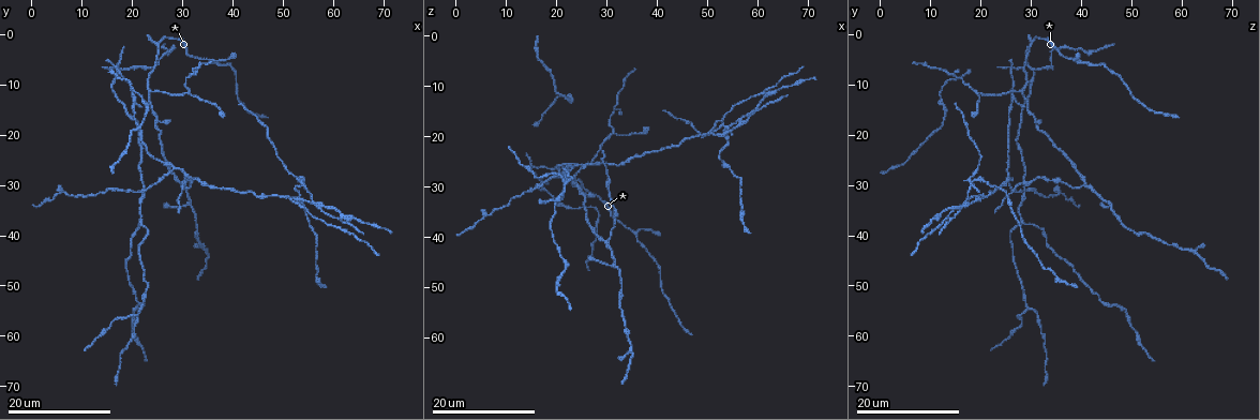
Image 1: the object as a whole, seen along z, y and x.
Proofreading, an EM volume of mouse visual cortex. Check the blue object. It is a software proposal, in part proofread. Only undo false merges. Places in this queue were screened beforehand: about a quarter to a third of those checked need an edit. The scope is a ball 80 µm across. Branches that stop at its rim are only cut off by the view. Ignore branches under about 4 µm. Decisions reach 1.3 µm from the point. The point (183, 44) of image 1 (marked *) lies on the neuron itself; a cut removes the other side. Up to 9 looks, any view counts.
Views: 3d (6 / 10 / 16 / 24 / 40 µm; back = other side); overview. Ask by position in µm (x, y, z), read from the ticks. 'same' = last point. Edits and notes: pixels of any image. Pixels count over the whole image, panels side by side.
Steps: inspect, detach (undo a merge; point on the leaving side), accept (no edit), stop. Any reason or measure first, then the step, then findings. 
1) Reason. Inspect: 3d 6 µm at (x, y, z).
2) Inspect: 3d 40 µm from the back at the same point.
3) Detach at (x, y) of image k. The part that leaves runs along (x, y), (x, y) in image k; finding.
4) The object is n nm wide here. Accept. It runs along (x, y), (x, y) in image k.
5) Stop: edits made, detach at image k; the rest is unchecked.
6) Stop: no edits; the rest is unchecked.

Arms part here. Inspect: 3d 24 µm at (23.0, 13.0, 29.5).

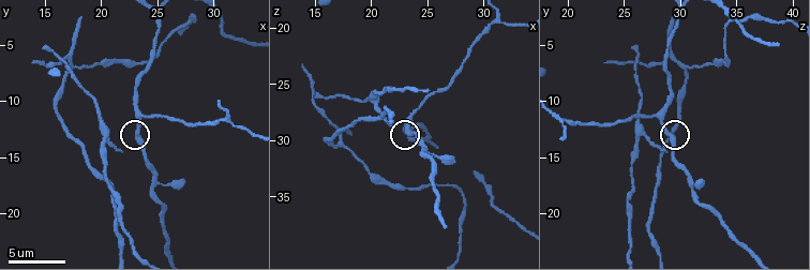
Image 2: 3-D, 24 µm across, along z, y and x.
Inspect: 3d 10 µm at (23.4, 13.6, 29.2).

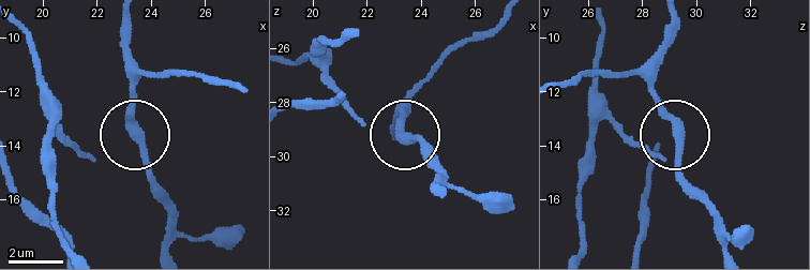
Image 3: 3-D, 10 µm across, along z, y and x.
Inspect: 3d 6 µm at (23.3, 13.5, 29.3).

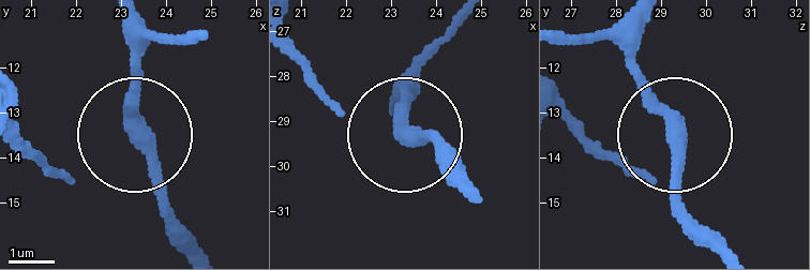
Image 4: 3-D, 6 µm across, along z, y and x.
Accept. It runs along (643, 28), (634, 74), (670, 132), (680, 231) in image 4; all the same neuron.

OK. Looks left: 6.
Three-way junction. Inspect: 3d 16 µm at (28.0, 27.0, 25.0).

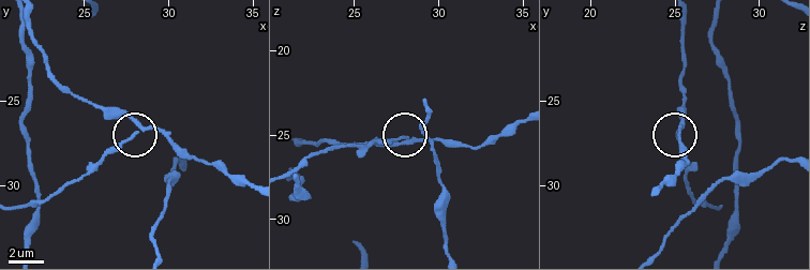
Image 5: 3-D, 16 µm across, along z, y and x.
Inspect: 3d 10 µm at (28.4, 26.7, 25.2).

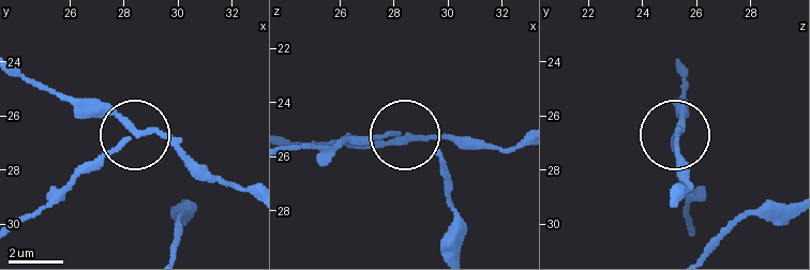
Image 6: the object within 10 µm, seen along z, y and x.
The side arm is 38 µm long. Detach at (95, 162) of image 6. The part that leaves runs along (122, 138), (20, 216) in image 6; two neurons meet here.

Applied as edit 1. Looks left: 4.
Side arm on a straight run. Inspect: 3d 24 µm at (21.5, 54.0, 29.5).

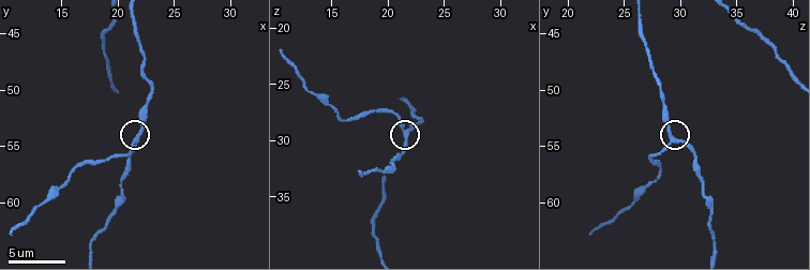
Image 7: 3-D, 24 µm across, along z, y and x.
Inspect: 3d 10 µm at (21.8, 54.4, 29.6).

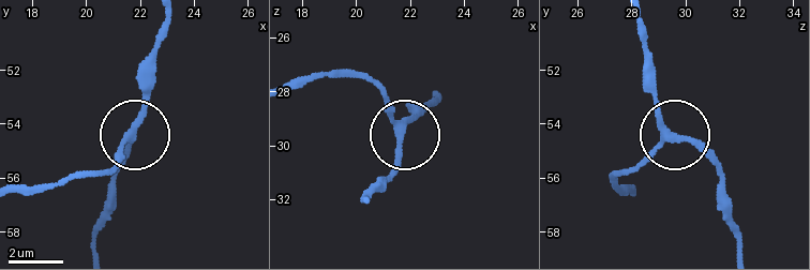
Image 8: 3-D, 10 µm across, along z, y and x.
The object is 230 nm wide here. Accept. It runs along (435, 95), (405, 125), (375, 84) in image 8; all the same neuron.

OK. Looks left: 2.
Three arms meet. Inspect: 3d 24 µm at (22.0, 37.0, 28.5).

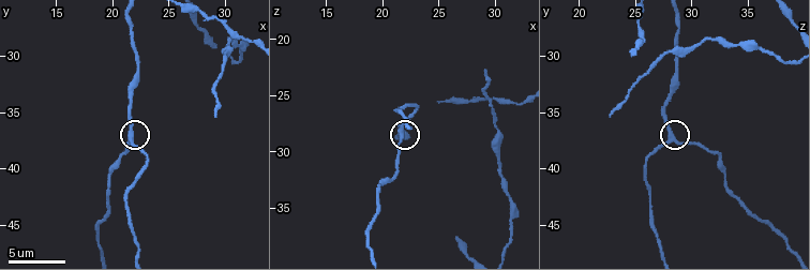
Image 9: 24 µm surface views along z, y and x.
Inspect: 3d 10 µm at (21.8, 37.4, 28.2).

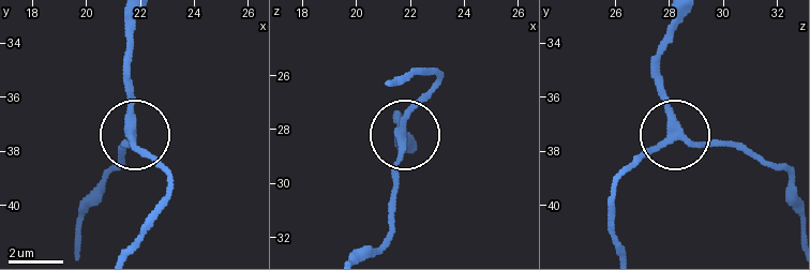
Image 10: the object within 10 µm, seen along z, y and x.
3 arms meet here. Accept. It runs along (676, 19), (660, 61), (669, 135), (627, 169) in image 10; continuous, no second neuron.

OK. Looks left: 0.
Stop: edits made, detach at image 6; the rest is unchecked.

